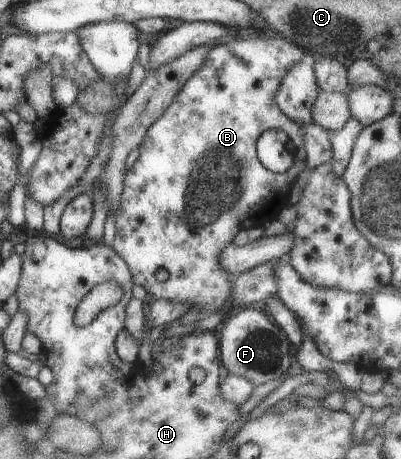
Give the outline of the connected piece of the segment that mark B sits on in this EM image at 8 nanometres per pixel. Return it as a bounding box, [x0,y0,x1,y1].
[112,34,311,313]

